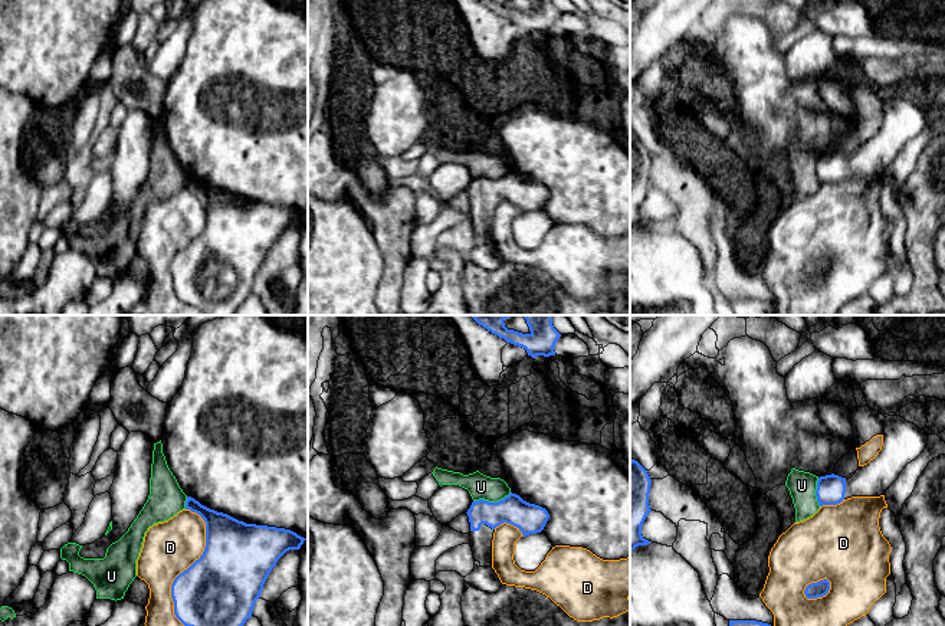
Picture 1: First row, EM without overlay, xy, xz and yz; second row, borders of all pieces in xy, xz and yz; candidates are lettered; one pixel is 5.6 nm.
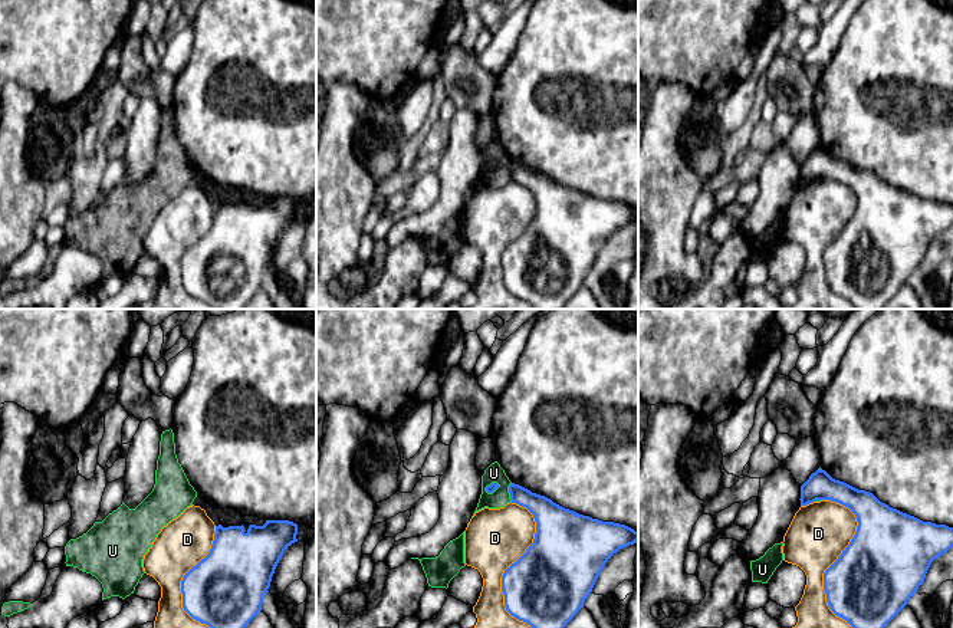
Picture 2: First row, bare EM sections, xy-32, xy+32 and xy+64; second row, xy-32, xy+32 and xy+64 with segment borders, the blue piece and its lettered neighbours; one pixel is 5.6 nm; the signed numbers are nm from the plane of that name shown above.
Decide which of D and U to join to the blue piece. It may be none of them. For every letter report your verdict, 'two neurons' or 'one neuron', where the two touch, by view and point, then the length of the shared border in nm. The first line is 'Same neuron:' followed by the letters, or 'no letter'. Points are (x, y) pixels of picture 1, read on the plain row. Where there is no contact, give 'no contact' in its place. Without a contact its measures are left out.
Same neuron: no letter
D: two neurons | xy (180, 251) | 750 nm
U: two neurons | xz (492, 180) | 220 nm

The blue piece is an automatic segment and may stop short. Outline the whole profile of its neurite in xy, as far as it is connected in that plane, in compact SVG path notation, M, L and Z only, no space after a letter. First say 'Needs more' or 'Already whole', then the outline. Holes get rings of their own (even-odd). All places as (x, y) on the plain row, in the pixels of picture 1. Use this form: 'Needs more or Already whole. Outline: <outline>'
Already whole. Outline: M187 174L186 187L206 200L206 224L198 237L180 250L171 262L175 295L204 315L234 315L252 295L256 278L278 237L289 227L299 227L306 216L285 206L246 201L217 190Z

